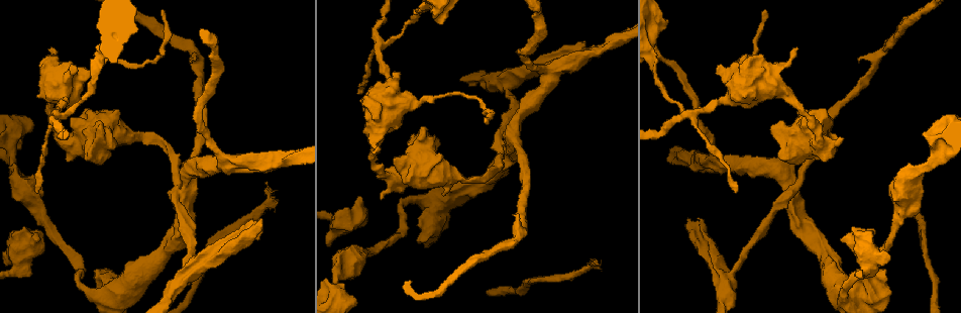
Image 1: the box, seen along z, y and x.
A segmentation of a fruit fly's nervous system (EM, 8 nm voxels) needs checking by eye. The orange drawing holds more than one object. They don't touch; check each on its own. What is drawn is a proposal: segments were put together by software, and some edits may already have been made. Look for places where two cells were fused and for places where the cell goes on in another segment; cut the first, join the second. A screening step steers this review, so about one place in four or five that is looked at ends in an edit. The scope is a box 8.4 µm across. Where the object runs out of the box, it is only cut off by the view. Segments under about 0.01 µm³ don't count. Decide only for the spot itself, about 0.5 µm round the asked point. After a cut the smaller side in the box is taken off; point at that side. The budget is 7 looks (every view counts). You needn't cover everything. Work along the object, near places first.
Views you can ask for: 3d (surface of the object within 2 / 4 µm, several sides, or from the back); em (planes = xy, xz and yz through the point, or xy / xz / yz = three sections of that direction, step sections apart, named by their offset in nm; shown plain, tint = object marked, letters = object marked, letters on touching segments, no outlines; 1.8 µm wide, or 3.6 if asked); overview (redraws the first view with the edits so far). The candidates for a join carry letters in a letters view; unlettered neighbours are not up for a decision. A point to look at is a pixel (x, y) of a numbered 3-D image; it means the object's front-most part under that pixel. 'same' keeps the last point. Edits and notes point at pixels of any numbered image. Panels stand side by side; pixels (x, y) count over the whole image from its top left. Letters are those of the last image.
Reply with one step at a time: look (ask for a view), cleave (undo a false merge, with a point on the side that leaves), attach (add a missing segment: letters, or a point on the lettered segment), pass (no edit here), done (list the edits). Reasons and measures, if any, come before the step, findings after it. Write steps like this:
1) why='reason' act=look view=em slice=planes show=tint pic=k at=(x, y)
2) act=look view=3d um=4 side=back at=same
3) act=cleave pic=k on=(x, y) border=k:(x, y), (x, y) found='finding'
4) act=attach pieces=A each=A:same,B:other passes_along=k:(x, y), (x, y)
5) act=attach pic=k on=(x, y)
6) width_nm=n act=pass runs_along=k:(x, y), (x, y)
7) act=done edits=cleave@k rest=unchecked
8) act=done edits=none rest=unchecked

why='thin end' act=look view=em slice=yz step=16 show=tint pic=1 at=(50, 46)

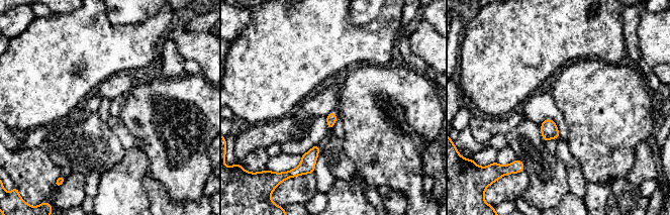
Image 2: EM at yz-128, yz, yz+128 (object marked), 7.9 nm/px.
why='another direction' act=look view=em slice=planes show=letters at=same

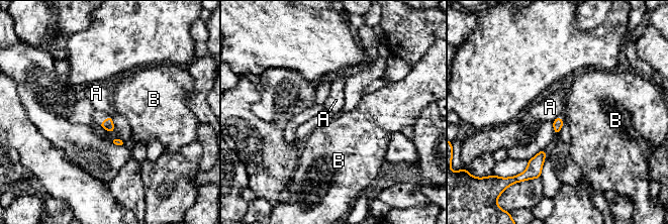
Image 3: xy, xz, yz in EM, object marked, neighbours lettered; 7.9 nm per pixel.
act=pass each=A:other,B:other border=3:(558, 115), (553, 121) found='none of them fits'

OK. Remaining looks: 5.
why='branch stops here' act=look view=em um=3.6 slice=planes show=letters pic=1 at=(444, 21)

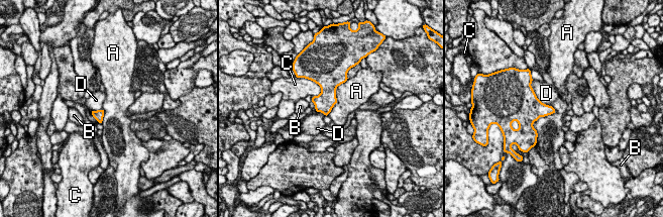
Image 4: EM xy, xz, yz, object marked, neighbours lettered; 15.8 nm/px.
act=pass each=A:other,B:other,C:other,D:other border=4:(551, 105), (536, 138) found='no lettered segment goes on from it'

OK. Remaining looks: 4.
why='thick turns thin' act=look view=em slice=planes show=plain pic=1 at=(845, 287)

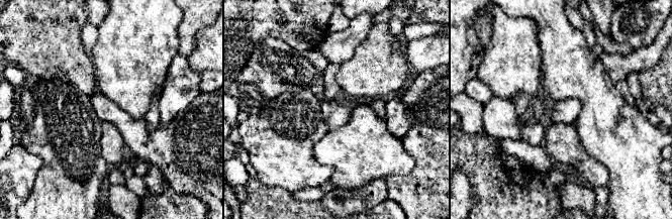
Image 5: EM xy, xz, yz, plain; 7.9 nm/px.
act=look view=em slice=planes show=letters at=same

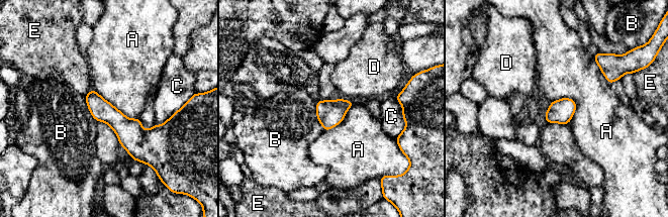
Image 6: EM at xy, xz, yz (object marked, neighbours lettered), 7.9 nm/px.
act=pass each=A:other,B:other,C:other,D:other,E:other runs_along=6:(88, 97), (131, 134), (164, 126) found='continuous, no second cell'

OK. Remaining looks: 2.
act=done edits=none rest=unchecked

